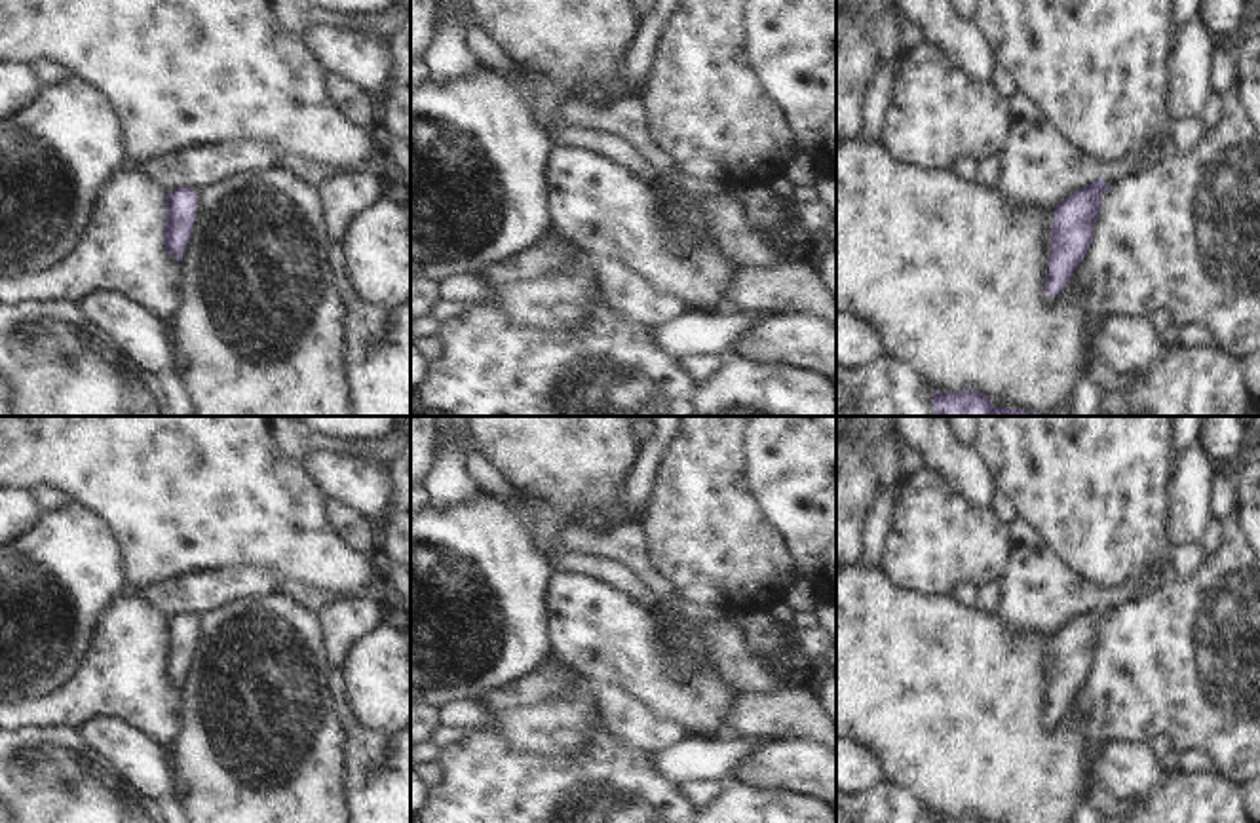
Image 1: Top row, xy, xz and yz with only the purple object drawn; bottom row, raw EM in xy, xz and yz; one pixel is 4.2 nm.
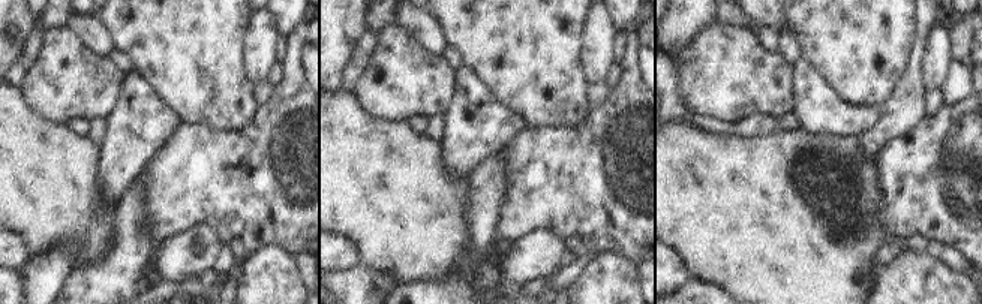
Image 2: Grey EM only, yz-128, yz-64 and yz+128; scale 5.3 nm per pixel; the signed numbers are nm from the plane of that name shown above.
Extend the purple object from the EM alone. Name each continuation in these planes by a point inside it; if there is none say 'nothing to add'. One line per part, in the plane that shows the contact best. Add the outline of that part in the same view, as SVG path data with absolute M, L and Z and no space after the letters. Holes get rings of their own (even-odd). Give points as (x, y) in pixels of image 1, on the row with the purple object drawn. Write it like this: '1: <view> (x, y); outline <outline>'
1: yz (1164, 145); outline M1173 120L1142 152L1106 163L1102 181L1114 184L1125 177L1148 171L1174 152Z

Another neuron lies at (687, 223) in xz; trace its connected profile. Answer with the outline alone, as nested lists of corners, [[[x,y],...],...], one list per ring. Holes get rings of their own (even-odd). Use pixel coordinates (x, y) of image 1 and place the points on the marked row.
[[[661,200],[661,217],[688,247],[707,255],[720,255],[699,211],[684,209],[673,201]]]

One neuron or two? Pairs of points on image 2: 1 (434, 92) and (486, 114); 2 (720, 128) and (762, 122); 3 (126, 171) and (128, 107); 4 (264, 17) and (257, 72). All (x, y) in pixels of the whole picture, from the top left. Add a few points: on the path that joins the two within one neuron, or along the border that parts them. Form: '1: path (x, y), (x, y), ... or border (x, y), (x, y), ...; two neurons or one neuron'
1: border (458, 71), (458, 89), (450, 107), (444, 113); two neurons
2: path (730, 128), (751, 125); one neuron
3: path (126, 154), (128, 123); one neuron
4: path (263, 30), (260, 59); one neuron

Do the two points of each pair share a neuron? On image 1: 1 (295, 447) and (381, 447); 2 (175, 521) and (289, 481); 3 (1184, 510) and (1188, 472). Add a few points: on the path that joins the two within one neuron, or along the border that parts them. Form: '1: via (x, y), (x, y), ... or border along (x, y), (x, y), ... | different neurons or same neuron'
1: via (316, 443), (339, 443), (360, 449) | same neuron
2: via (204, 498), (261, 498) | same neuron
3: via (1188, 500), (1188, 481) | same neuron

